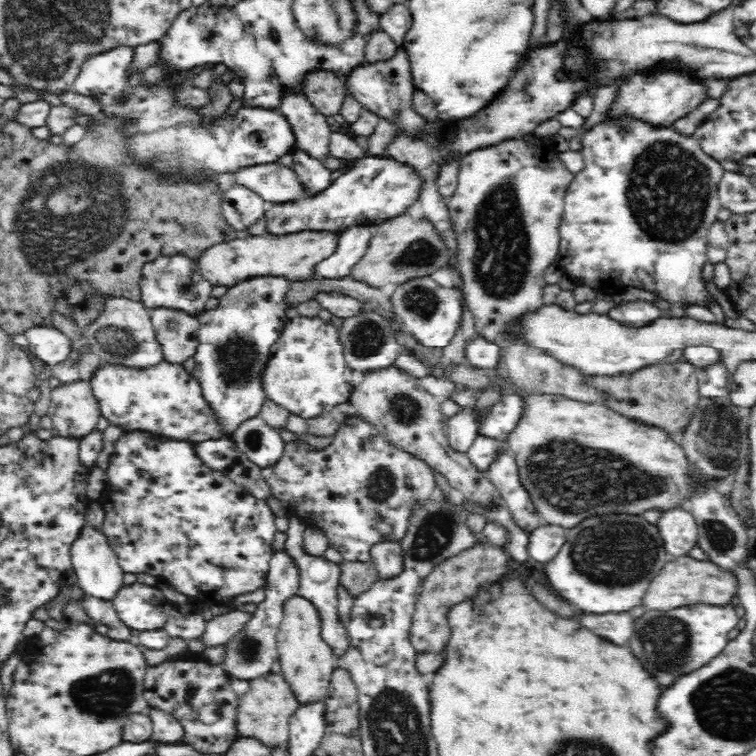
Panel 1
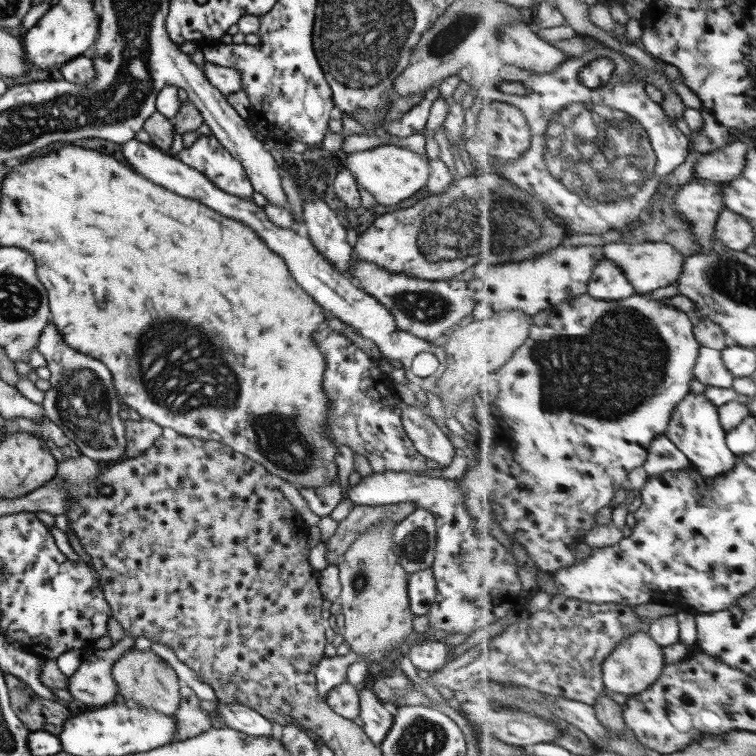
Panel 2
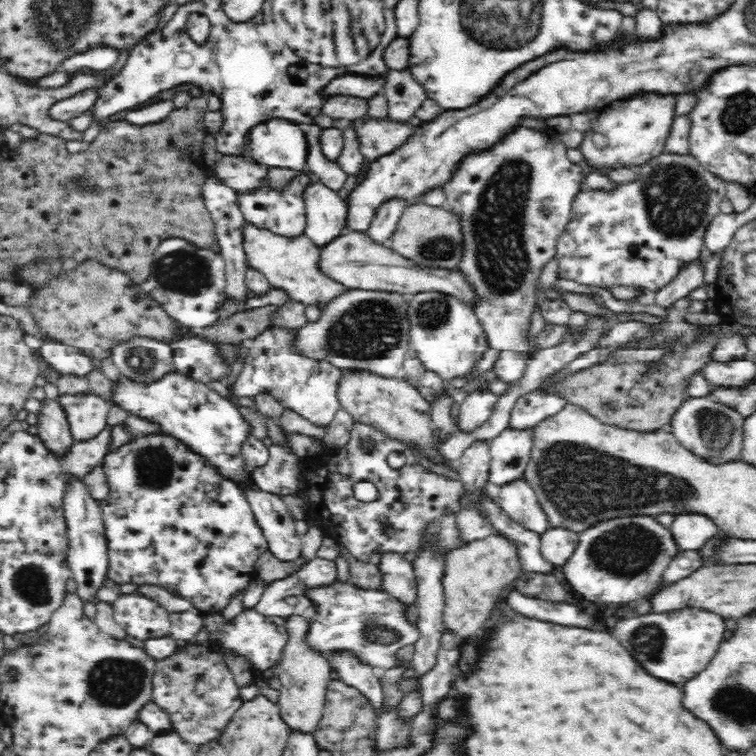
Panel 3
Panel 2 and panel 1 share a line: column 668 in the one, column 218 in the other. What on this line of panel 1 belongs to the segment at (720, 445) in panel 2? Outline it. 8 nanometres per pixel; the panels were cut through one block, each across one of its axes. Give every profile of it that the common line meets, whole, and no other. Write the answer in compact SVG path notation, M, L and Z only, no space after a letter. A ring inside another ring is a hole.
M165 359L149 367L102 363L91 383L101 418L126 431L148 431L179 441L201 441L224 437L202 398L202 389L191 376L189 366Z

